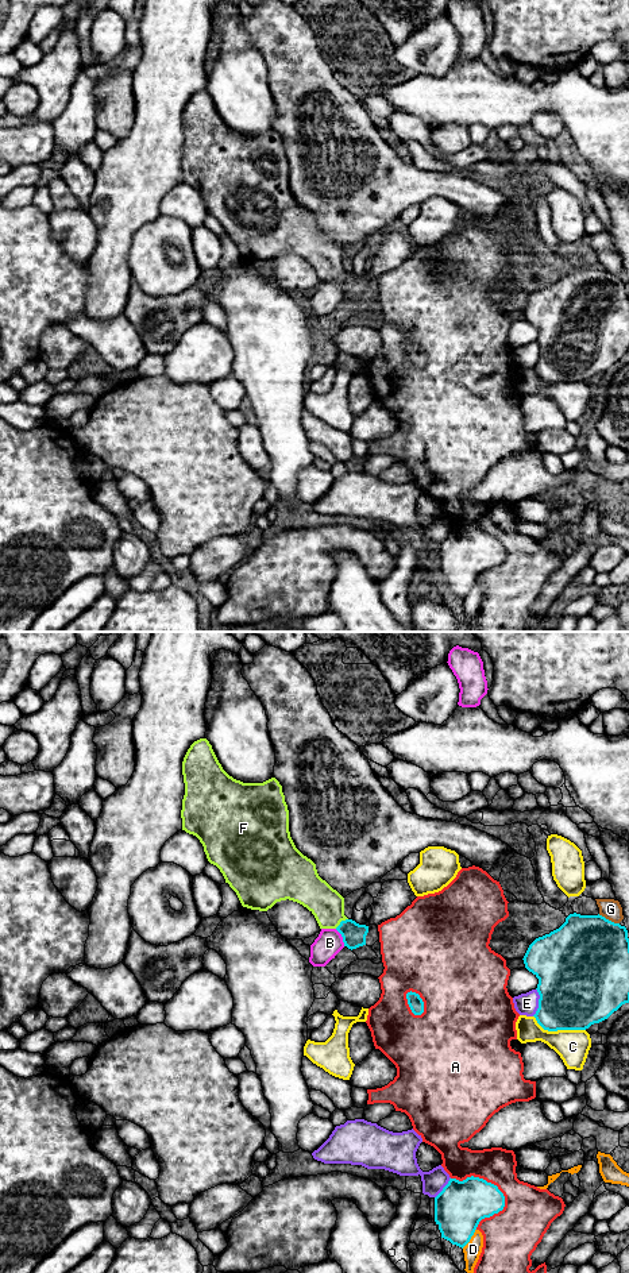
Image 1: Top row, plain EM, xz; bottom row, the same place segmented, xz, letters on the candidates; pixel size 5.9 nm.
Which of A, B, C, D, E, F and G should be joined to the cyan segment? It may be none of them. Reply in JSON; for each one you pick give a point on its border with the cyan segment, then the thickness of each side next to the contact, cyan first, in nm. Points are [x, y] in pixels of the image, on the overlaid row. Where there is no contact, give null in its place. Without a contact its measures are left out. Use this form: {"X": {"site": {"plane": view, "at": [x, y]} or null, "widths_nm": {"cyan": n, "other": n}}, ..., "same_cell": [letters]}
{"F": {"site": {"plane": "xz", "at": [340, 922]}, "widths_nm": {"cyan": 140, "other": 200}}, "same_cell": ["F"]}

